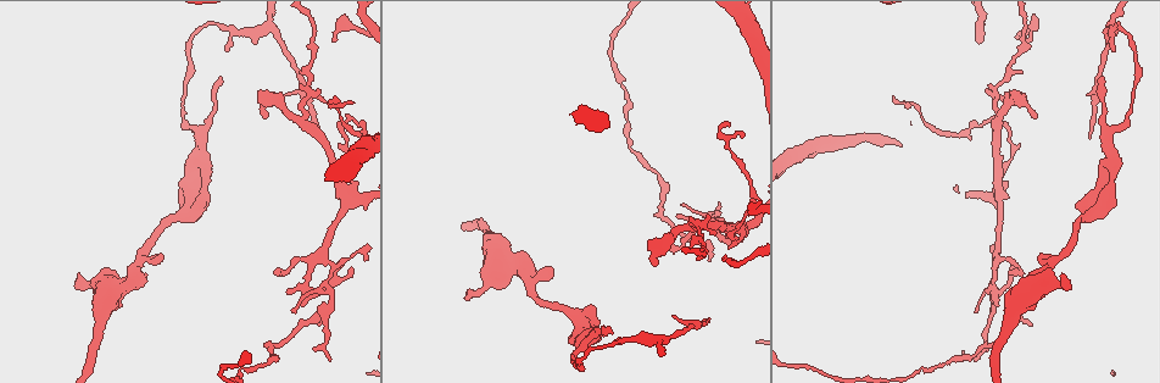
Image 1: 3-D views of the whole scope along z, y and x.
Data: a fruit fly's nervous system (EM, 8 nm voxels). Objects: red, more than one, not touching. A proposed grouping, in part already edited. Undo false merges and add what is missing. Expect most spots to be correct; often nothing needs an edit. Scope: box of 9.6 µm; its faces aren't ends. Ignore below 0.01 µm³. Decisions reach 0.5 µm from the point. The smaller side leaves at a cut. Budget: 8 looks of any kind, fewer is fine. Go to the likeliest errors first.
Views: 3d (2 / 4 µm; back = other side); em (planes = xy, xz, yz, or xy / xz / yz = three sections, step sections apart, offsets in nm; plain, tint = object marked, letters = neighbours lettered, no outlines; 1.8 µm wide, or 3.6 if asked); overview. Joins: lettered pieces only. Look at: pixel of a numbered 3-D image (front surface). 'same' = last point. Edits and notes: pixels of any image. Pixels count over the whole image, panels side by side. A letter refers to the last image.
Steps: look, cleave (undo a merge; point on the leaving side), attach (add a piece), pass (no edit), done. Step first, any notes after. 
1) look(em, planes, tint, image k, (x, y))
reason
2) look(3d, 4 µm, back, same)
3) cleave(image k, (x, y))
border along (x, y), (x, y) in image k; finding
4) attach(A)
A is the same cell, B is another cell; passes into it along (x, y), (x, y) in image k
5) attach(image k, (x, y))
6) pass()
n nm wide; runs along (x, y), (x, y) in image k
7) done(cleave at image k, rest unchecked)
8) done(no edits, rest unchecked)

look(3d, 4 µm, back, image 1, (298, 120))

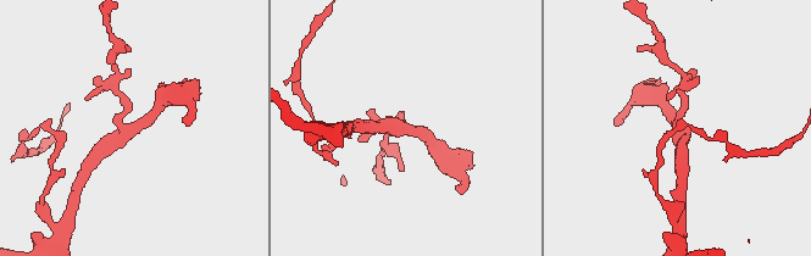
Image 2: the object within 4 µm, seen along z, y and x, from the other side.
look(em, 3.6 µm, planes, letters, image 2, (407, 130))
3 arms

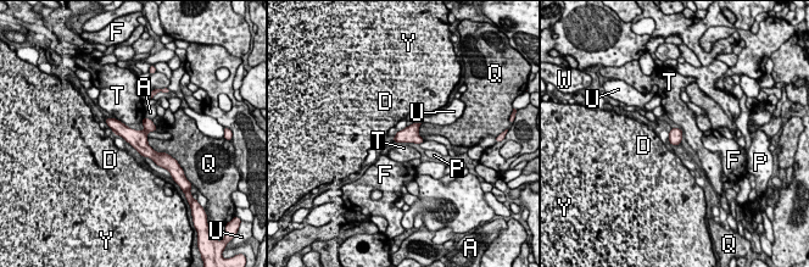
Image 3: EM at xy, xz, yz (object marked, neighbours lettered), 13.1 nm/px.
pass()
190 nm wide; A, D, F, P, Q, T, U, W and Y are other cells; border along (115, 117), (128, 127) in image 3; one neuron here

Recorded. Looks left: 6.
look(em, planes, letters, image 1, (583, 330))
calibre changes

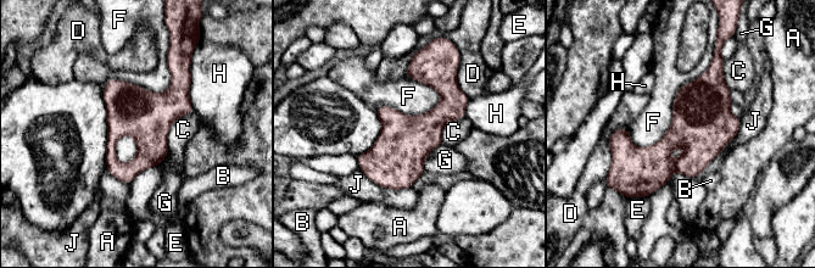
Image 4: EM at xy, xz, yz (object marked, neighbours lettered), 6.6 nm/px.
pass()
A, B, C, D, E, F, G, H and J are other cells; one neuron here

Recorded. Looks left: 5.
look(3d, 4 µm, back, image 1, (118, 288))
sudden change in width

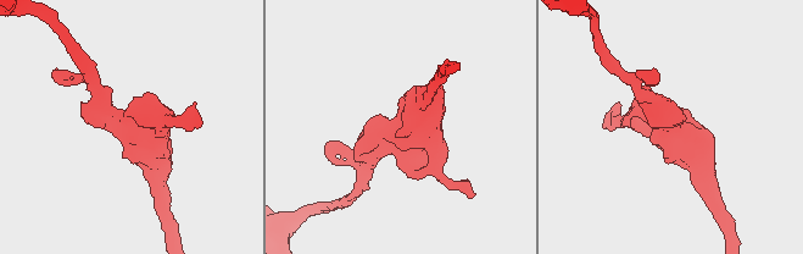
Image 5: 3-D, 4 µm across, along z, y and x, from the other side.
look(em, 3.6 µm, planes, tint, image 5, (402, 133))

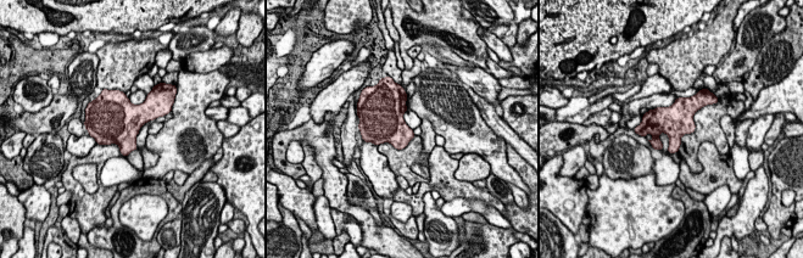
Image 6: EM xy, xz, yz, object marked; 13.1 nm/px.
look(em, 3.6 µm, planes, letters, same)
see the neighbours

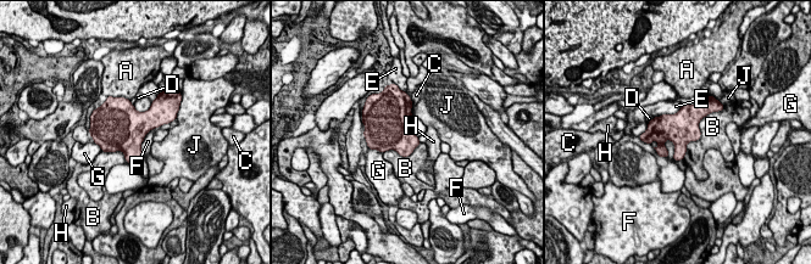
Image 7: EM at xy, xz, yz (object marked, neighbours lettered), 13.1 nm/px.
pass()
380 nm wide; B touches over 650 nm; A, B, C, D, E, F, G, H and J are other cells; all the same neuron

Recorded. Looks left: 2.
look(3d, 2 µm, image 1, (676, 213))
tapers out

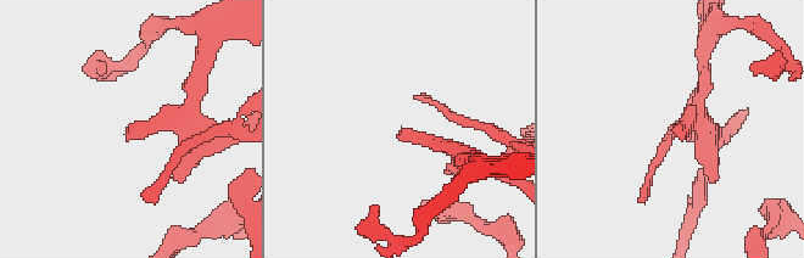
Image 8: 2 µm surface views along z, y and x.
look(em, planes, letters, image 8, (399, 133))

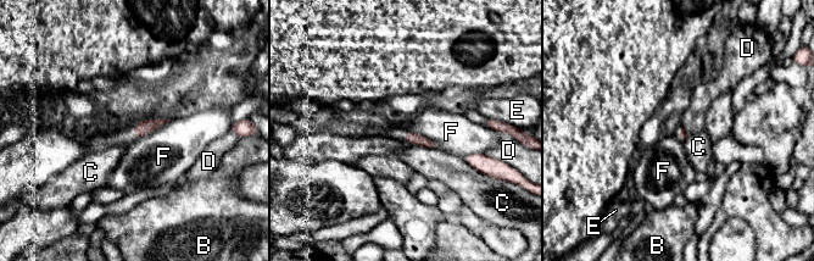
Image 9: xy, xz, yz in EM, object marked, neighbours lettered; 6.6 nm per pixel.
pass()
B, C, D, E and F are other cells; no lettered piece goes on from it

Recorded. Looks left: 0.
done(no edits, rest unchecked)

